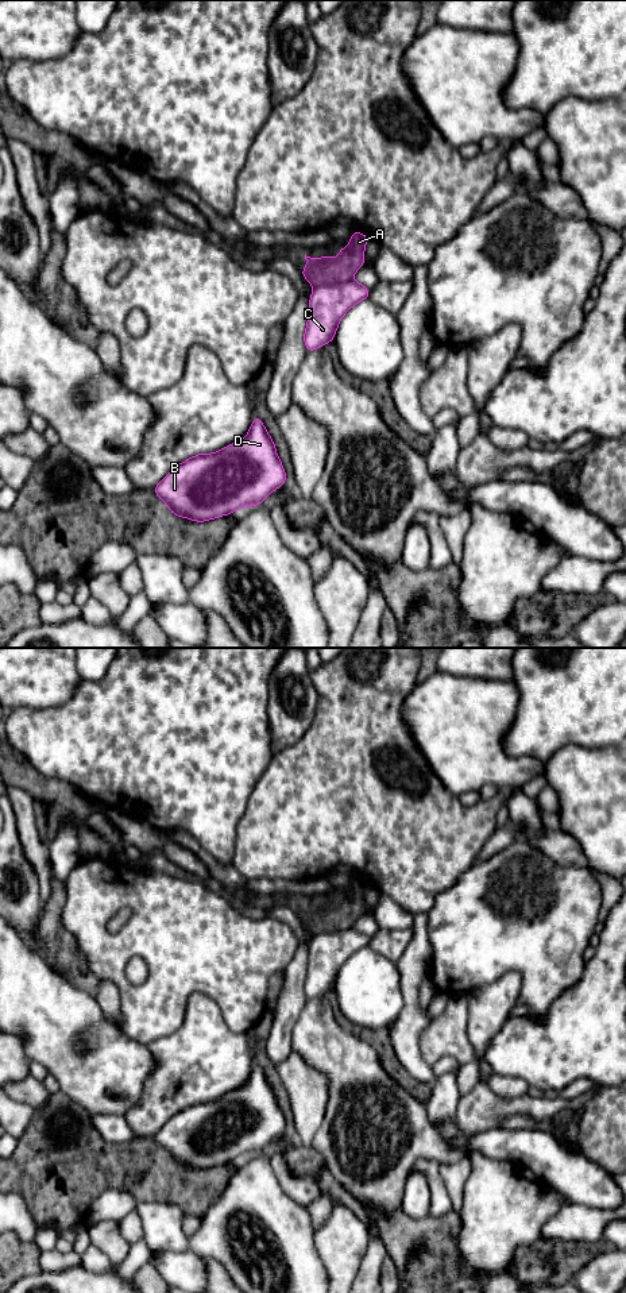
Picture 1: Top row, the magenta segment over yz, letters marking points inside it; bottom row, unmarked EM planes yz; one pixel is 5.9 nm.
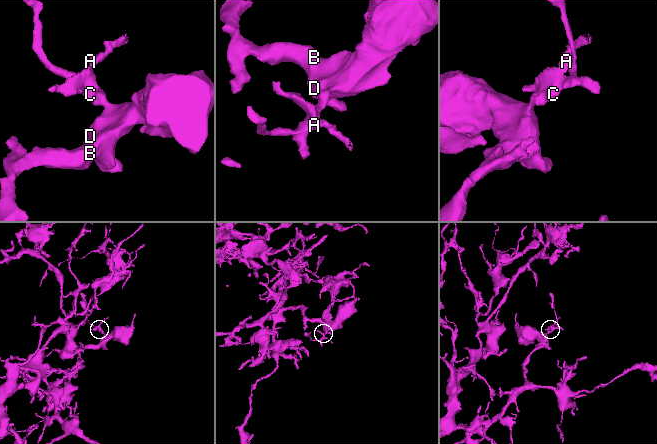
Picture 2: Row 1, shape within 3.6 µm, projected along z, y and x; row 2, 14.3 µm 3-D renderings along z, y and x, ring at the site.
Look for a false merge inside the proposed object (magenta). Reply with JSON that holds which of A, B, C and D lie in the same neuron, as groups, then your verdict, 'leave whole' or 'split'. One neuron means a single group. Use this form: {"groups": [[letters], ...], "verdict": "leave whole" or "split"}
{"groups": [["A"], ["B", "C", "D"]], "verdict": "split"}

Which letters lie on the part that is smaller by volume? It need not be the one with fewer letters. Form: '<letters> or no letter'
A

